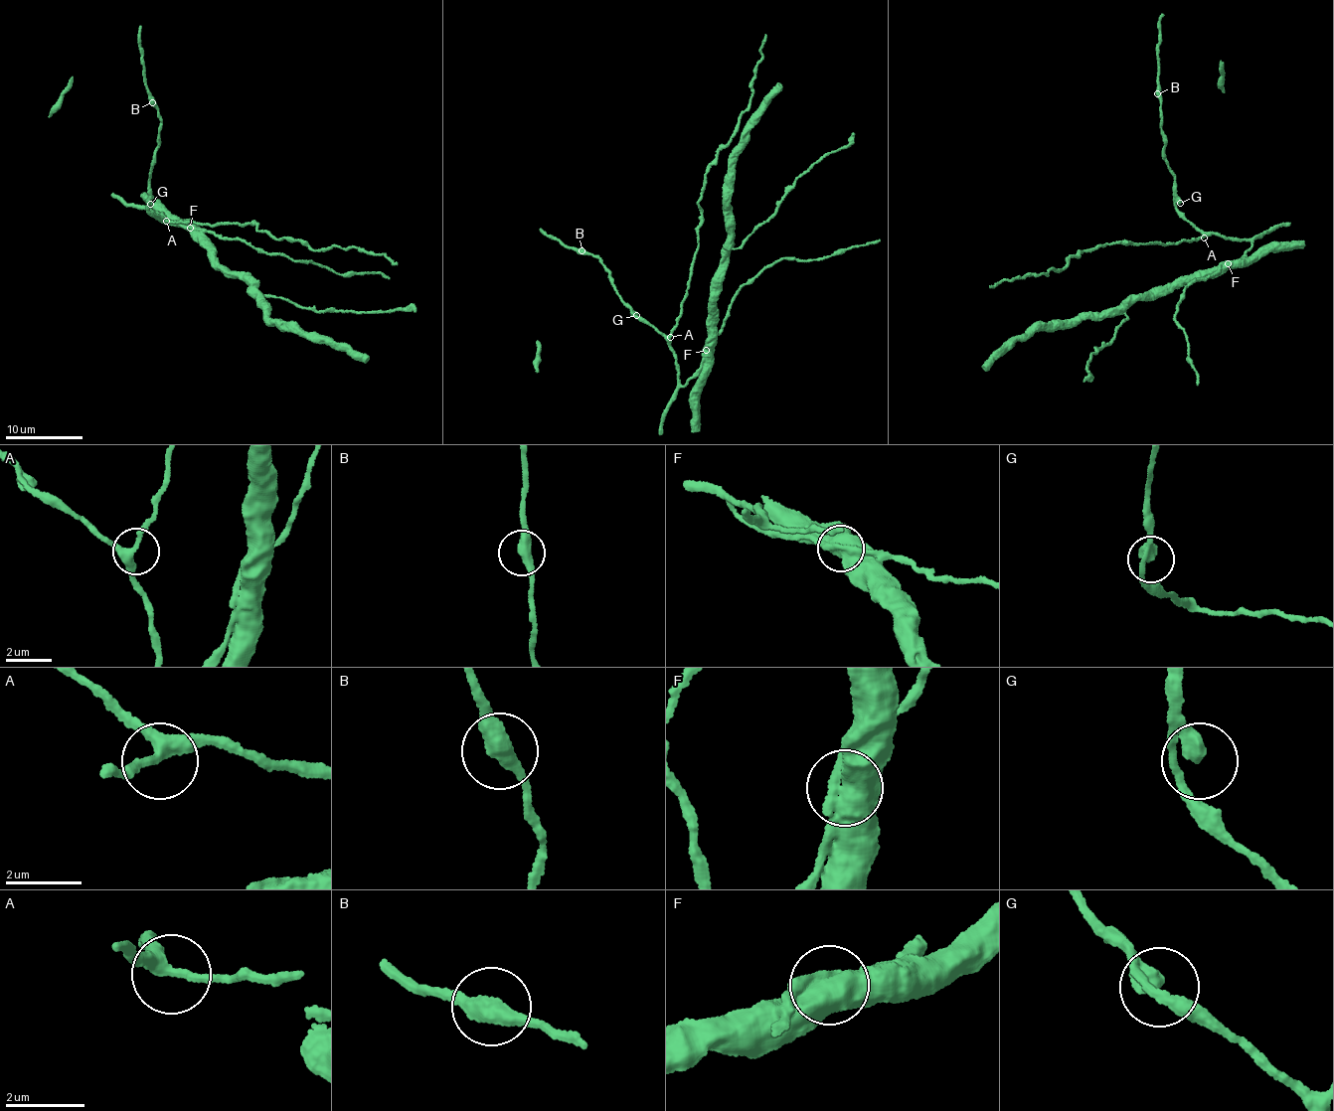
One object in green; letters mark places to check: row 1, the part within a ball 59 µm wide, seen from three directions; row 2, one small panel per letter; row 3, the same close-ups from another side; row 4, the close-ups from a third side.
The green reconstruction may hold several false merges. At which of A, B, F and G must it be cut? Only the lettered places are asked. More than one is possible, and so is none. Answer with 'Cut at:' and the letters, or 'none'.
Cut at: F

